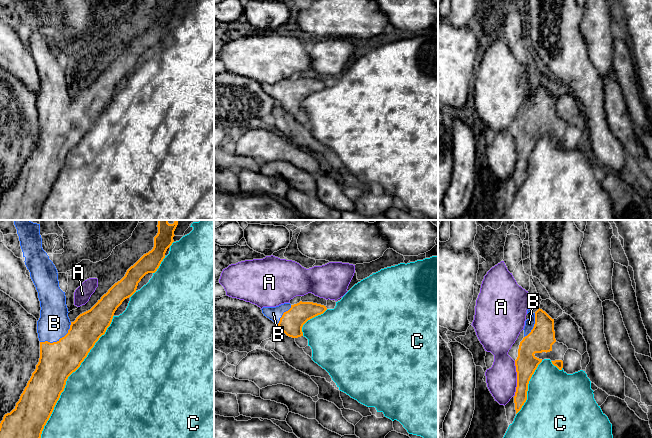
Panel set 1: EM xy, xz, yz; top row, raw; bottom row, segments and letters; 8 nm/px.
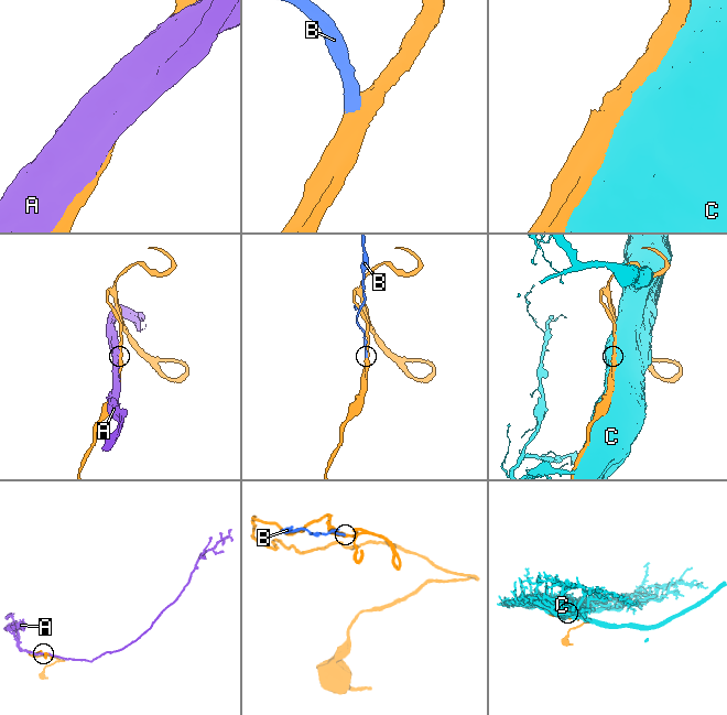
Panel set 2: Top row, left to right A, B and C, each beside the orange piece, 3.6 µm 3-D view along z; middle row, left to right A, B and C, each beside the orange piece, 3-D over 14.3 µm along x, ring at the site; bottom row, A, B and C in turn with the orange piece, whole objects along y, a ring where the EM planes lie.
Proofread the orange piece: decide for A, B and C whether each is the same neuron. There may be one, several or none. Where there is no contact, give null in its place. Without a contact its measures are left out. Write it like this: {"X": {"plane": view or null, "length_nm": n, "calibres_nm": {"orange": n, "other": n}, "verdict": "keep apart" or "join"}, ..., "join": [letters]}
{"A": {"plane": "yz", "length_nm": 280, "calibres_nm": {"orange": 180, "other": 240}, "verdict": "keep apart"}, "B": {"plane": "xy", "length_nm": 300, "calibres_nm": {"orange": 300, "other": 260}, "verdict": "join"}, "C": {"plane": "xy", "length_nm": 1200, "calibres_nm": {"orange": 300, "other": 480}, "verdict": "keep apart"}, "join": ["B"]}

